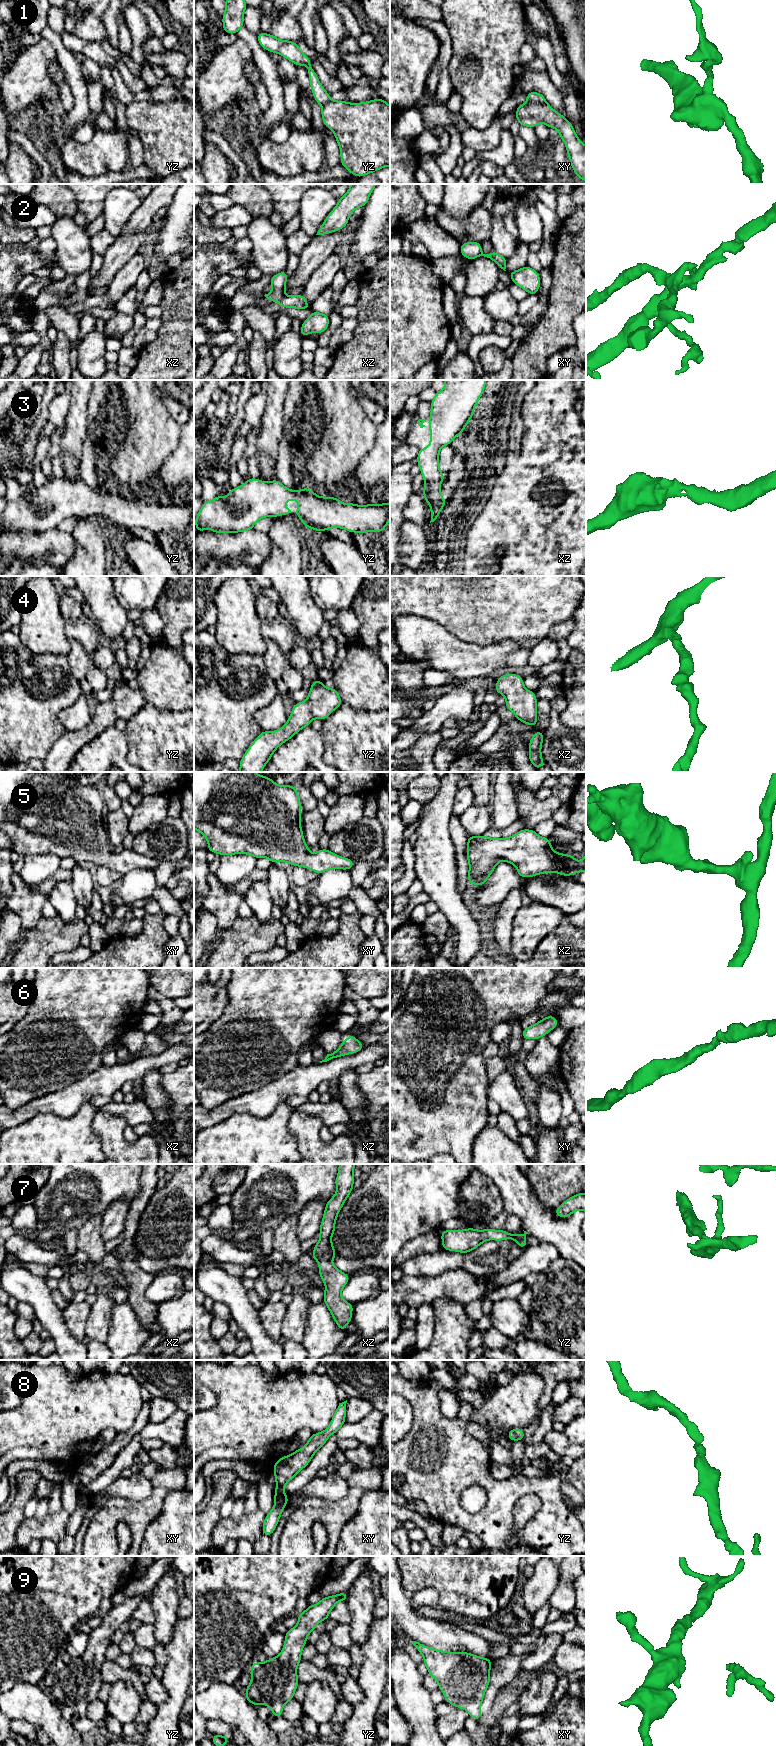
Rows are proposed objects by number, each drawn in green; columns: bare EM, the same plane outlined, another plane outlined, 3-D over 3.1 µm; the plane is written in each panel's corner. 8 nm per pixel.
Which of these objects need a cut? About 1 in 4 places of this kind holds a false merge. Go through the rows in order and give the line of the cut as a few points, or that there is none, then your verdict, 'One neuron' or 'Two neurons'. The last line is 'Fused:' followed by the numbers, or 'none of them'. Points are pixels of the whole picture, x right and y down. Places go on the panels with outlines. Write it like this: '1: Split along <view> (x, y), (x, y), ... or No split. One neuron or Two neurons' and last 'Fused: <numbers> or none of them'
1: Split along xy (527, 101), (545, 103). Two neurons
2: Split along xz (285, 296), (278, 301). Two neurons
3: No split. One neuron
4: No split. One neuron
5: No split. One neuron
6: No split. One neuron
7: No split. One neuron
8: No split. One neuron
9: No split. One neuron
Fused: 1, 2

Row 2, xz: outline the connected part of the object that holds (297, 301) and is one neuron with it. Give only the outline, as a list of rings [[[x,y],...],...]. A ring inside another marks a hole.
[[[302,294],[285,296],[282,300],[279,301],[279,304],[283,308],[289,307],[296,309],[311,309],[311,305],[307,304],[307,300]]]

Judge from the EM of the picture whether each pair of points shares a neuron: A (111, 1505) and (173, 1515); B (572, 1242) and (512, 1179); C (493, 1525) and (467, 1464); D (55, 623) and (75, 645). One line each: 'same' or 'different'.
A: different
B: same
C: same
D: different

